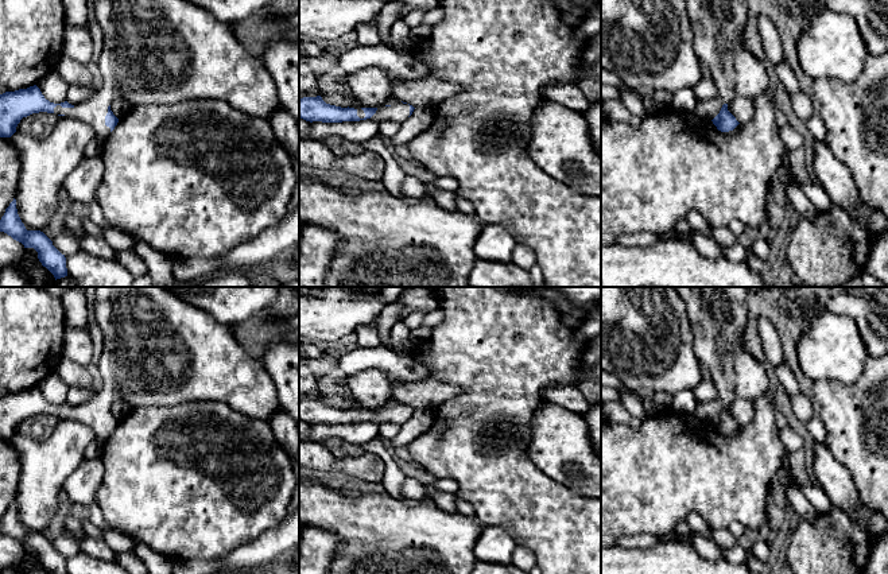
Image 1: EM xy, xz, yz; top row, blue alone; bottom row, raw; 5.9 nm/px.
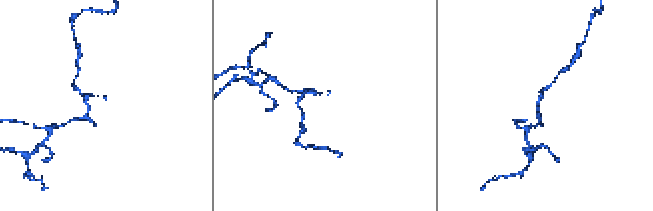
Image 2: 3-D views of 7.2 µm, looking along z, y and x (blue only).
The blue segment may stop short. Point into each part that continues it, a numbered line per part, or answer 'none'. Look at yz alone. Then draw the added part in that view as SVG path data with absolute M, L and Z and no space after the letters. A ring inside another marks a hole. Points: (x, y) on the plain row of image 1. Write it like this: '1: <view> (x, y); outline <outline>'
1: yz (717, 315); outline M674 287L686 305L693 333L694 354L710 372L720 400L729 406L741 397L755 402L768 389L764 366L742 346L742 333L749 317L747 287Z

